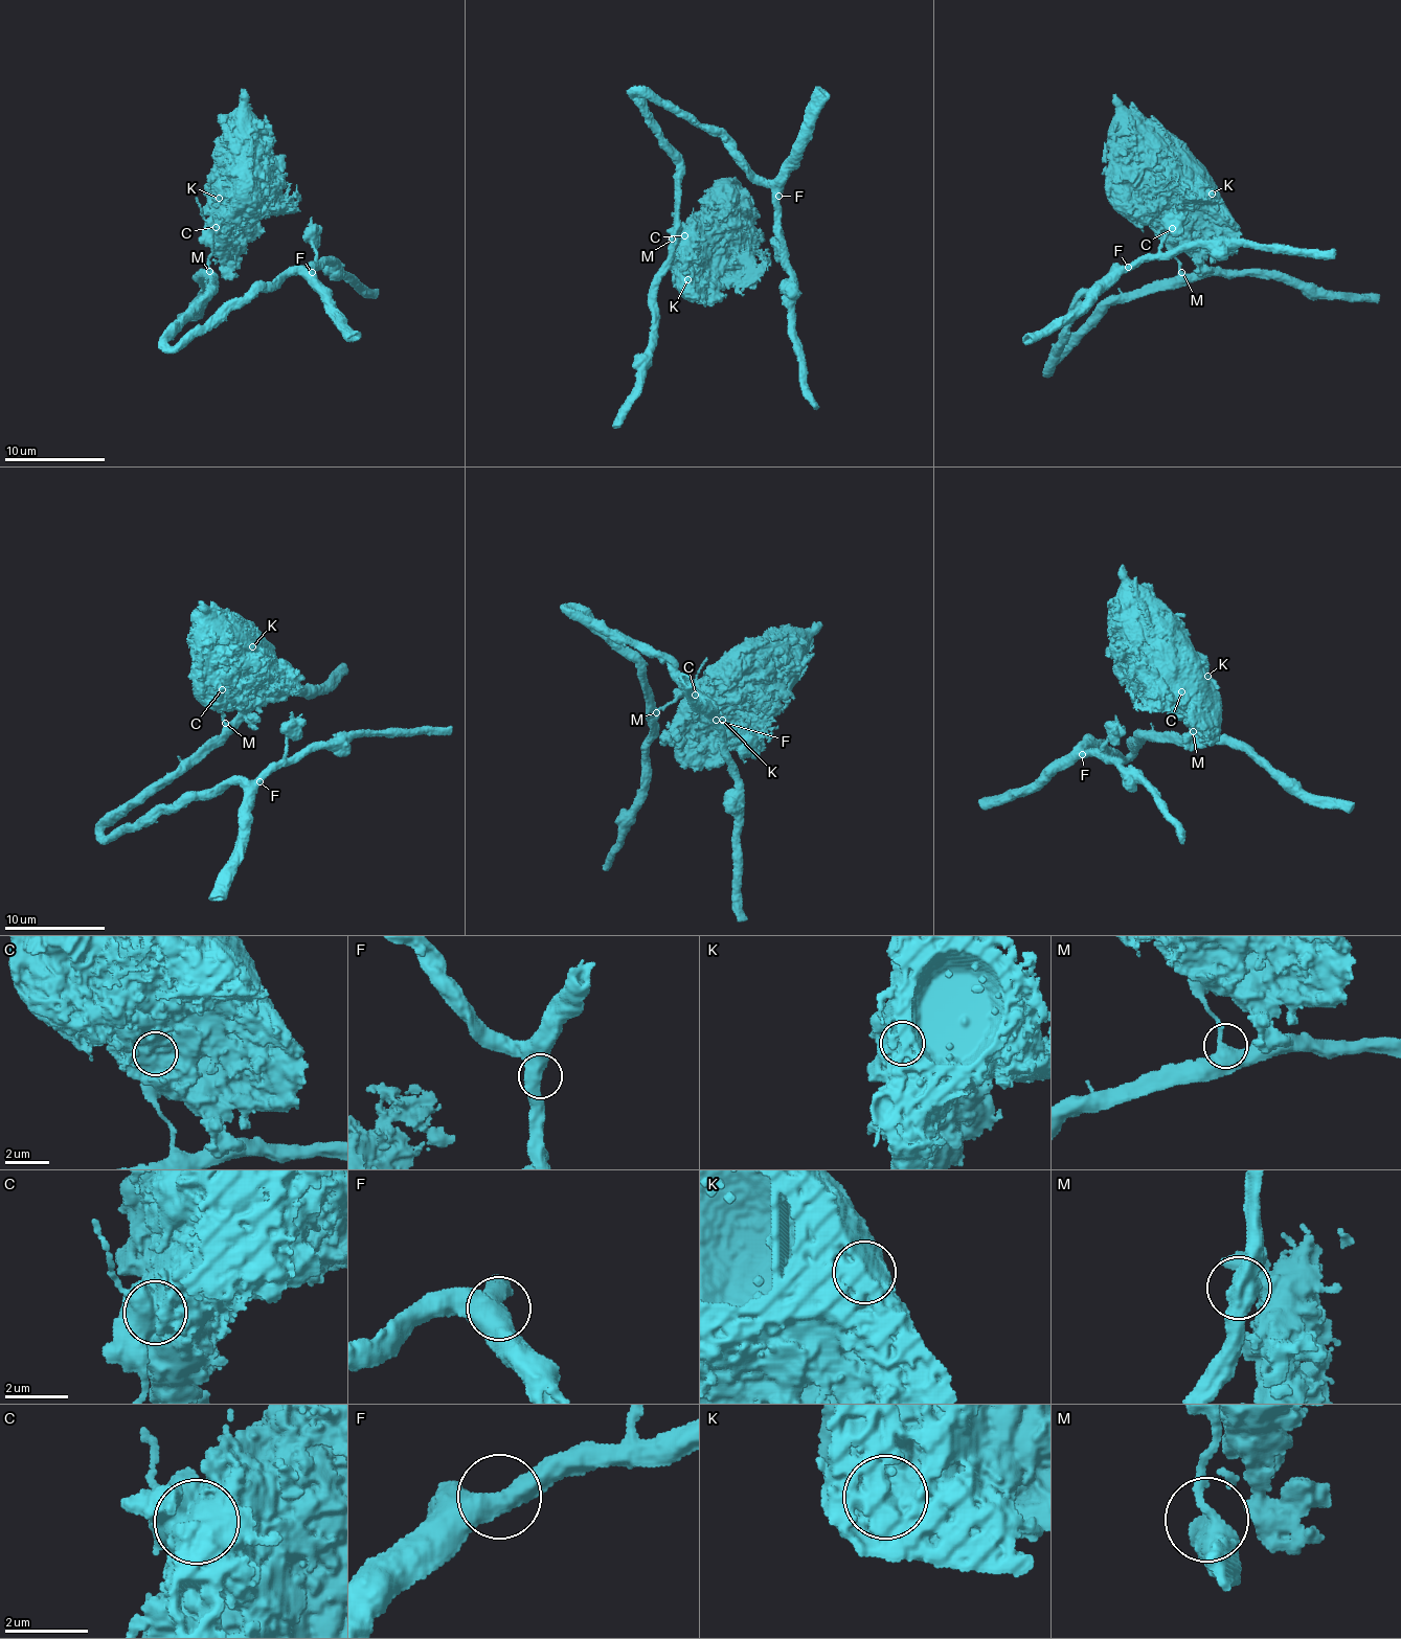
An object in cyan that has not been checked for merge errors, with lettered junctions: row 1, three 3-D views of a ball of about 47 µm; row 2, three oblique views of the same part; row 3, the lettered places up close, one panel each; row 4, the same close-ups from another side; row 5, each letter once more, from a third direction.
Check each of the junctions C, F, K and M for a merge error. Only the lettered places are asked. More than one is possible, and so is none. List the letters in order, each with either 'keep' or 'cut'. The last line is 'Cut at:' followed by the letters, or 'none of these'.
C: cut
F: keep
K: keep
M: keep
Cut at: C

